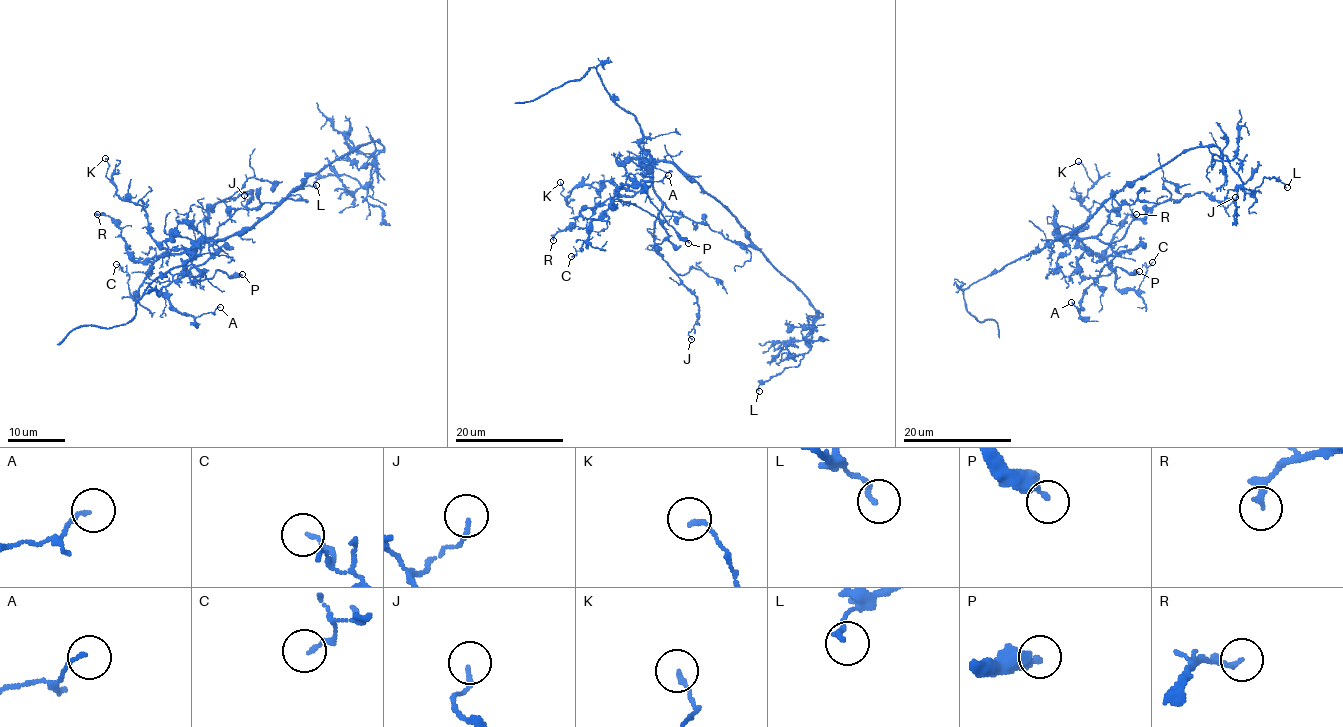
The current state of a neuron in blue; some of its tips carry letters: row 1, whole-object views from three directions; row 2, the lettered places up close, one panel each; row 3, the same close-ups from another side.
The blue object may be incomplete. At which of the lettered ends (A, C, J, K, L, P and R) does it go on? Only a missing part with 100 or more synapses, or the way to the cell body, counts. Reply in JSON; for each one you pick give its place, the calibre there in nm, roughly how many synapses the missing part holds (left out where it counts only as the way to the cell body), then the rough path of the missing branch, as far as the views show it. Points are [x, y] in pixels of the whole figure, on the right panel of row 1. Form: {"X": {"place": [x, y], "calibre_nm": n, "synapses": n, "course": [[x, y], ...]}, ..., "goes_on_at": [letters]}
{"goes_on_at": []}

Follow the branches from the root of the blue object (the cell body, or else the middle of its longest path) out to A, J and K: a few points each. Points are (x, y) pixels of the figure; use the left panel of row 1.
A: (263, 217), (223, 240), (203, 238), (213, 240), (210, 256), (165, 287), (182, 313), (201, 316), (220, 307)
J: (263, 217), (223, 240), (203, 238), (213, 243), (204, 238), (211, 208), (252, 189), (244, 205), (244, 195)
K: (263, 217), (223, 240), (204, 238), (190, 251), (164, 248), (151, 235), (145, 209), (116, 194), (105, 158)

